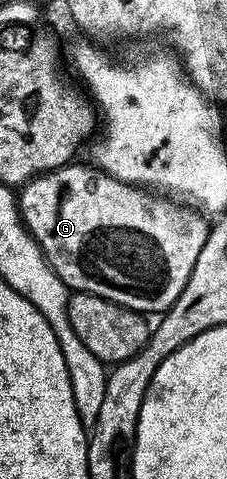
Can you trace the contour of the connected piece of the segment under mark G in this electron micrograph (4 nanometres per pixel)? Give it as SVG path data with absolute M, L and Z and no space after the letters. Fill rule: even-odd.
M77 165L60 166L57 170L49 170L45 174L38 174L36 178L30 178L28 182L20 187L19 209L21 220L29 229L30 236L40 244L41 251L45 253L45 258L51 264L53 271L65 281L66 286L74 291L103 296L112 302L121 302L127 308L140 310L146 316L157 316L169 310L171 304L175 304L179 292L183 292L183 288L191 276L191 268L195 268L195 260L199 260L199 252L203 252L203 244L207 240L210 227L206 215L200 212L190 212L188 209L174 204L168 197L156 192L150 192L142 187L121 182L118 178L104 174L102 170L96 169L92 165Z

